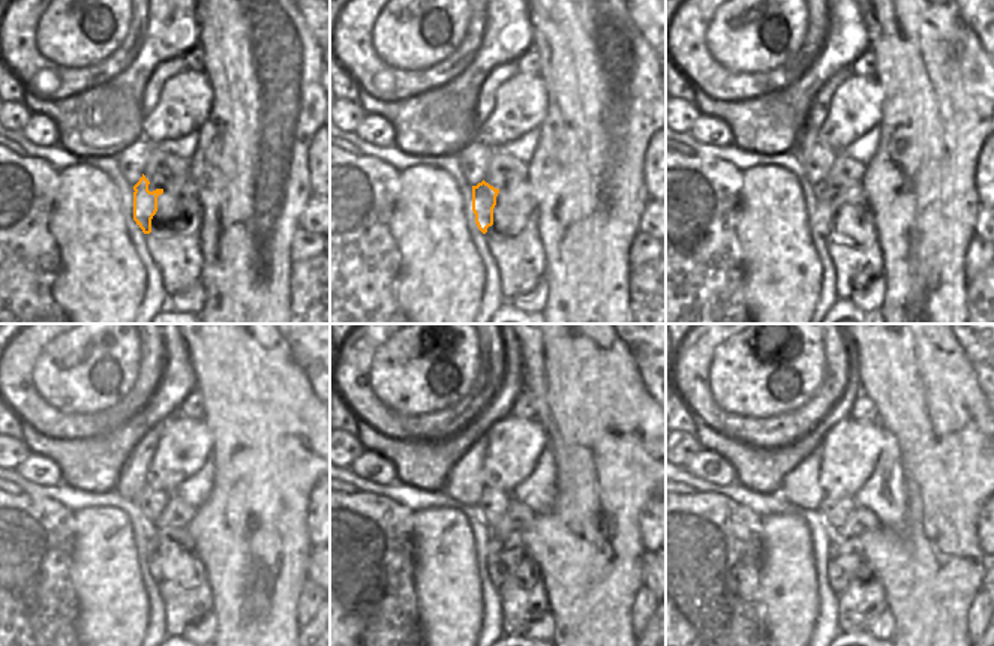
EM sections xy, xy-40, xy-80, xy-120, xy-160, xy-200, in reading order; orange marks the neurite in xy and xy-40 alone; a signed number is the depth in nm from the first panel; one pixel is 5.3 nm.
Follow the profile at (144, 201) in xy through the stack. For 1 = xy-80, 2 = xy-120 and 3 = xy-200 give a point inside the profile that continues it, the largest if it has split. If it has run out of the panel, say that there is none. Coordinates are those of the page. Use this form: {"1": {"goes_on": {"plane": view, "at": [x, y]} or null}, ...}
{"1": {"goes_on": {"plane": "xy-80", "at": [825, 195]}}, "2": {"goes_on": {"plane": "xy-120", "at": [159, 570]}}, "3": {"goes_on": {"plane": "xy-200", "at": [838, 577]}}}

